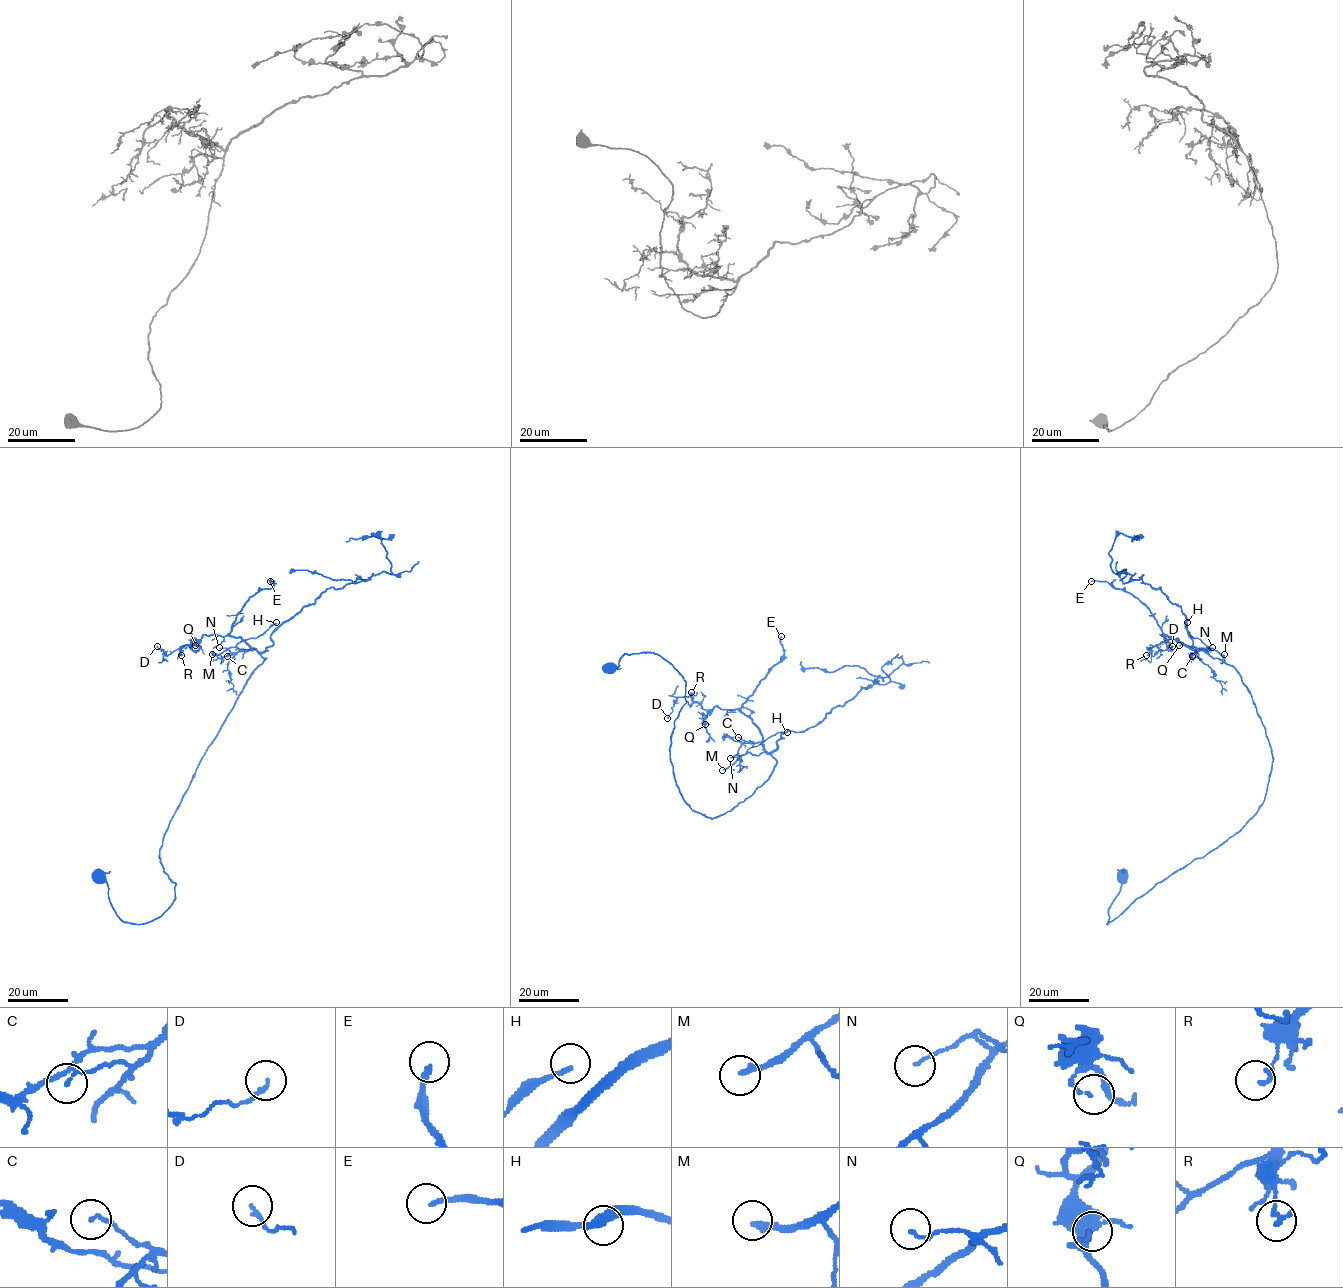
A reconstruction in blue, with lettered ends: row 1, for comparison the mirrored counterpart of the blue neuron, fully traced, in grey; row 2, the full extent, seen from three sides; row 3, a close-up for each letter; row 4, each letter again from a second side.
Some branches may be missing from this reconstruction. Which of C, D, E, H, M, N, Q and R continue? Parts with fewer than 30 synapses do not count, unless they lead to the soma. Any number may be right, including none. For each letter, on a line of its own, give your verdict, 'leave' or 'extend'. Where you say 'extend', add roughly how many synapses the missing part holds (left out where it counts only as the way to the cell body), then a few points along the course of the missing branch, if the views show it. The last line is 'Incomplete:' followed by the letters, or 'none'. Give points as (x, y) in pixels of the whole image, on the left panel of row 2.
C: leave
D: leave
E: extend | 60 syn | (270, 581), (257, 602), (240, 619), (247, 624), (269, 623), (267, 653)
H: leave
M: extend | 70 syn | (212, 654), (188, 658), (172, 654), (154, 656), (133, 671), (123, 686)
N: leave
Q: leave
R: leave
Incomplete: E, M

